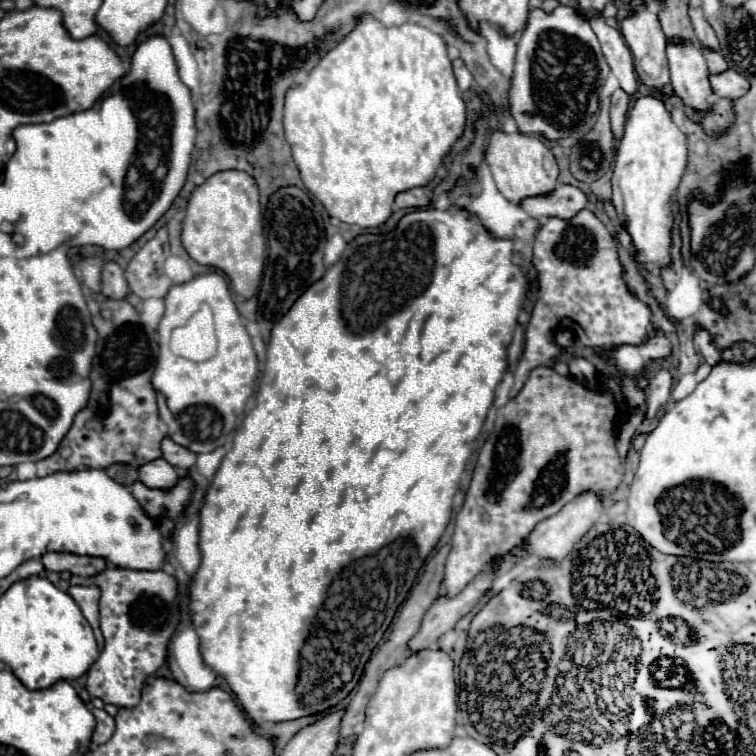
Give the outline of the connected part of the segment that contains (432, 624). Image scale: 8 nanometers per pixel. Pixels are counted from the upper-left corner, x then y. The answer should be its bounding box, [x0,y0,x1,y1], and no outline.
[408,566,494,654]

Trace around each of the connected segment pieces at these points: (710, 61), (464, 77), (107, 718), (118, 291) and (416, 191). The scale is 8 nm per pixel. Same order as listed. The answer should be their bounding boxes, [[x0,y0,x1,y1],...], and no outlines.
[[700,46,728,74],[452,58,472,92],[92,708,114,744],[102,262,128,298],[394,188,430,208]]

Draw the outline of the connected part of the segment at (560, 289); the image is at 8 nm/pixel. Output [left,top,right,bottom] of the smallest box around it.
[510,210,652,398]

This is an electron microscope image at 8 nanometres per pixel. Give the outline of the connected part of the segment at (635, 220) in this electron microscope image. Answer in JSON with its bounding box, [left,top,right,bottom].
[612,94,686,270]

